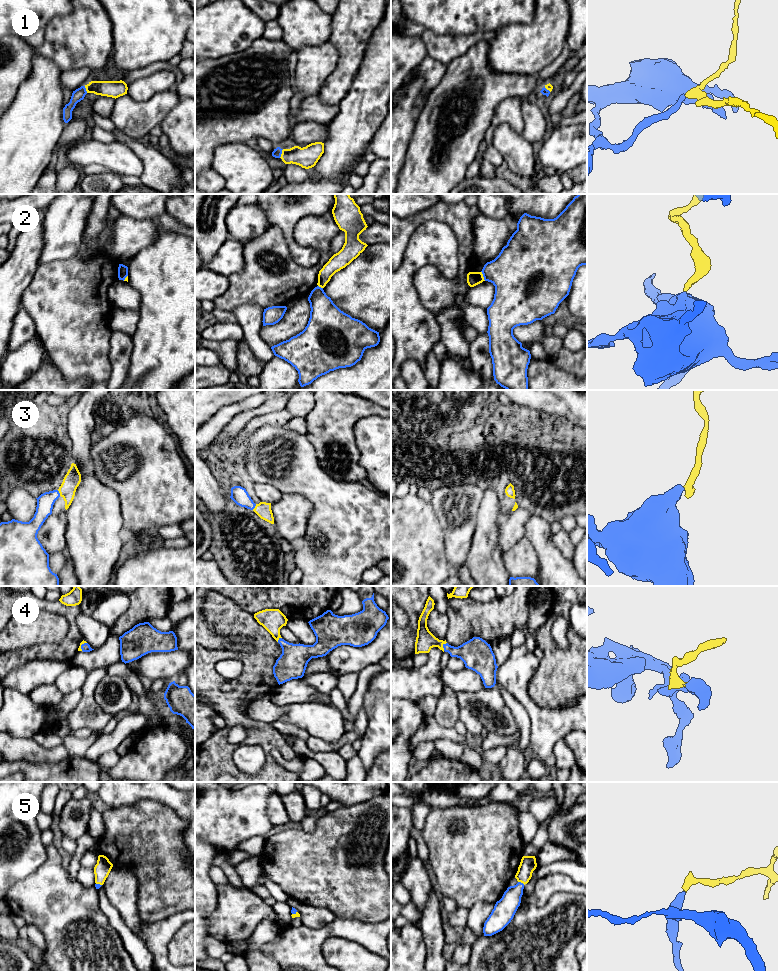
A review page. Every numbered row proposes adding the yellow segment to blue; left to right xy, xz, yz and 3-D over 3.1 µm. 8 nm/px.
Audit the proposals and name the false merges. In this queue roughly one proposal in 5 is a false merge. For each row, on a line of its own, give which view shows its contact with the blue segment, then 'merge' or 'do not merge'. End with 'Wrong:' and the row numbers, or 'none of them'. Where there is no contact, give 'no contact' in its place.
1: contact in xz; merge
2: contact in yz; do not merge
3: contact in xy; merge
4: contact in yz; merge
5: contact in yz; merge
Wrong: 2

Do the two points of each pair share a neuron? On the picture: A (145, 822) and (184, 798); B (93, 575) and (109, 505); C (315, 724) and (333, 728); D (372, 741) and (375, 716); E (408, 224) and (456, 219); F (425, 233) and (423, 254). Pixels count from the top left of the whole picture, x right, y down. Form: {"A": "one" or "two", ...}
{"A": "two", "B": "one", "C": "one", "D": "one", "E": "one", "F": "one"}

